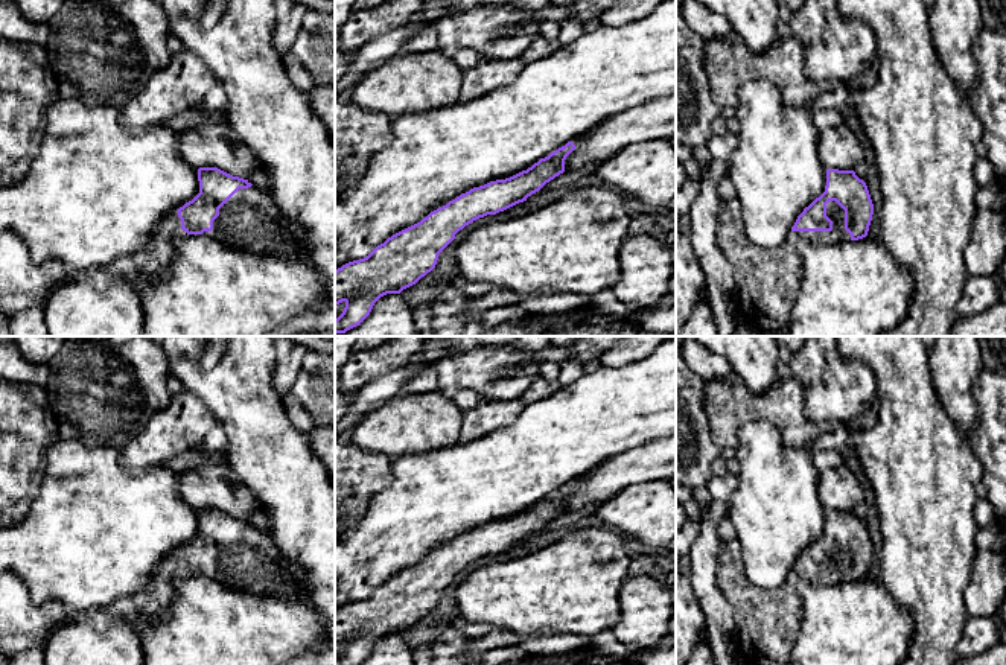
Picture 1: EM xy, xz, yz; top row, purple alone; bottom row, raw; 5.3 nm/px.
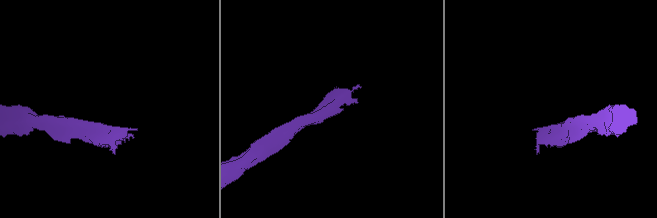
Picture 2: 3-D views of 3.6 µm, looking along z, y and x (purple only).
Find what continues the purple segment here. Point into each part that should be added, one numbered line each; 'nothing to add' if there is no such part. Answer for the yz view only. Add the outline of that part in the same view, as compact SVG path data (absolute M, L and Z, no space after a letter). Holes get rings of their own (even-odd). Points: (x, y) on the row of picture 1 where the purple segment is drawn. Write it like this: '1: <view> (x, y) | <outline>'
1: yz (767, 280) | M735 199L721 201L715 242L732 265L740 317L772 333L787 333L791 306L801 288L802 260L797 243L849 242L845 230L845 210L836 202L826 204L831 231L791 231L784 245L761 248L753 245L744 230Z

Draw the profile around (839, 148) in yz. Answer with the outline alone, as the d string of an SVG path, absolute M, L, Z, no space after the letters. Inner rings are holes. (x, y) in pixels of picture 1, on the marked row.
M845 123L819 131L819 155L826 169L852 170L863 160L857 135Z

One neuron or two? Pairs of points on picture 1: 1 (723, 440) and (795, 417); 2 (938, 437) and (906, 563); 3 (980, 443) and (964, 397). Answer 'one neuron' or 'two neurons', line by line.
1: one neuron
2: one neuron
3: two neurons

